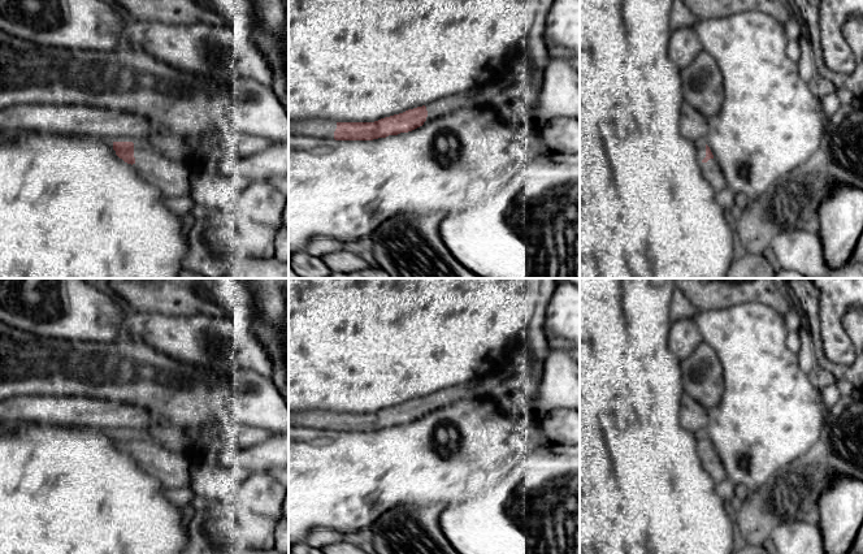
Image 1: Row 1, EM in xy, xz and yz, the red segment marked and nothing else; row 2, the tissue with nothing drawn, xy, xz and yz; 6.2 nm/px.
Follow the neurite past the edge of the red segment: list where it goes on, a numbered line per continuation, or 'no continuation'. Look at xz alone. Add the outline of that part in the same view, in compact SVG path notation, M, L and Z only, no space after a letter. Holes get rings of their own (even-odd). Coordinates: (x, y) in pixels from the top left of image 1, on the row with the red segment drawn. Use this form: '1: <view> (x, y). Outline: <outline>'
1: xz (446, 105). Outline: M486 85L474 87L463 94L456 94L448 98L443 98L441 100L425 105L428 111L428 117L424 124L433 121L434 118L447 116L455 111L474 107L472 98L482 88L485 88Z
2: xz (319, 128). Outline: M289 118L289 134L334 139L337 122L324 118L291 120Z

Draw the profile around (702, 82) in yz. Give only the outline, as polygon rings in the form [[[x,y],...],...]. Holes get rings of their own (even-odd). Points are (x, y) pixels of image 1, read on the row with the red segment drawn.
[[[706,51],[680,72],[684,101],[707,120],[719,113],[724,103],[724,75]]]

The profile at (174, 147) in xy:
[[[157,133],[149,135],[140,143],[146,144],[156,152],[160,152],[165,157],[183,161],[186,165],[188,165],[186,157],[191,156],[191,150],[187,143],[187,138],[173,135],[170,133]]]

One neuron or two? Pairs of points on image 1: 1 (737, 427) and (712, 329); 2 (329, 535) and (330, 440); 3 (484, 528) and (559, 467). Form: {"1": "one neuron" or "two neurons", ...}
{"1": "one neuron", "2": "two neurons", "3": "one neuron"}

